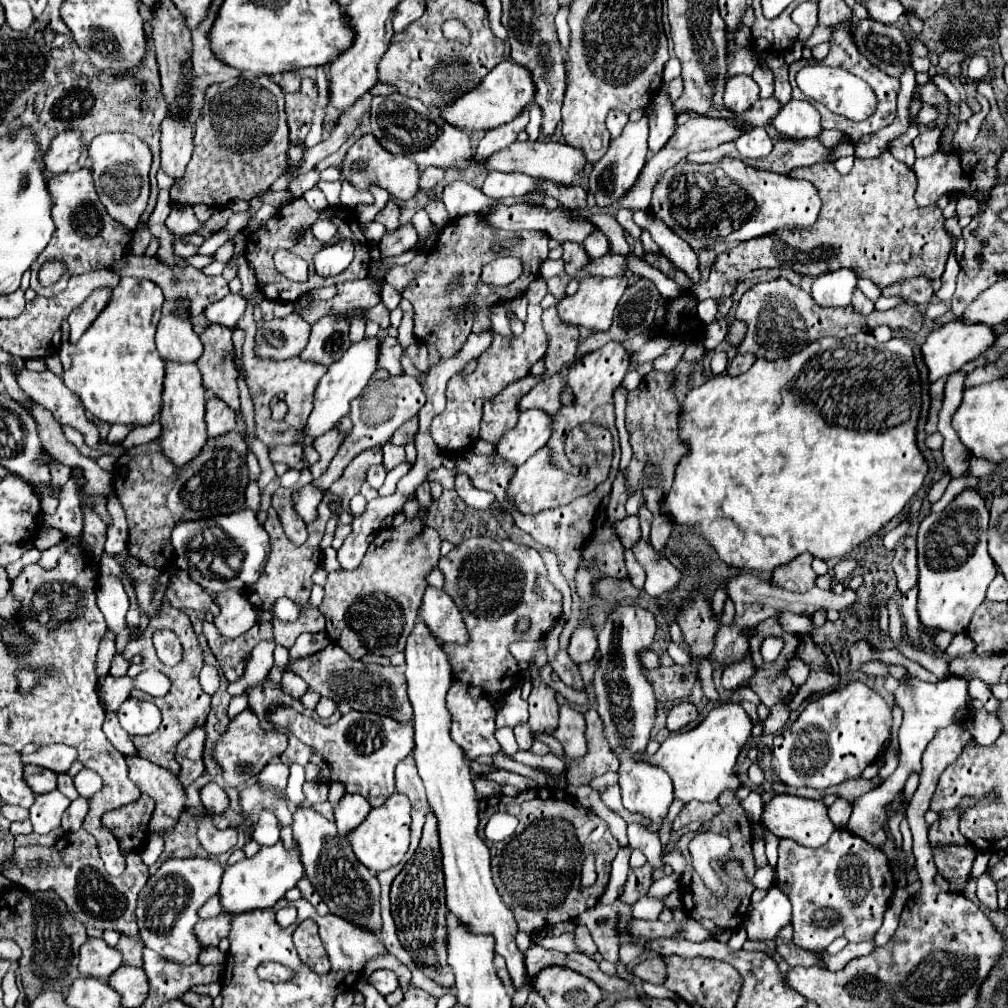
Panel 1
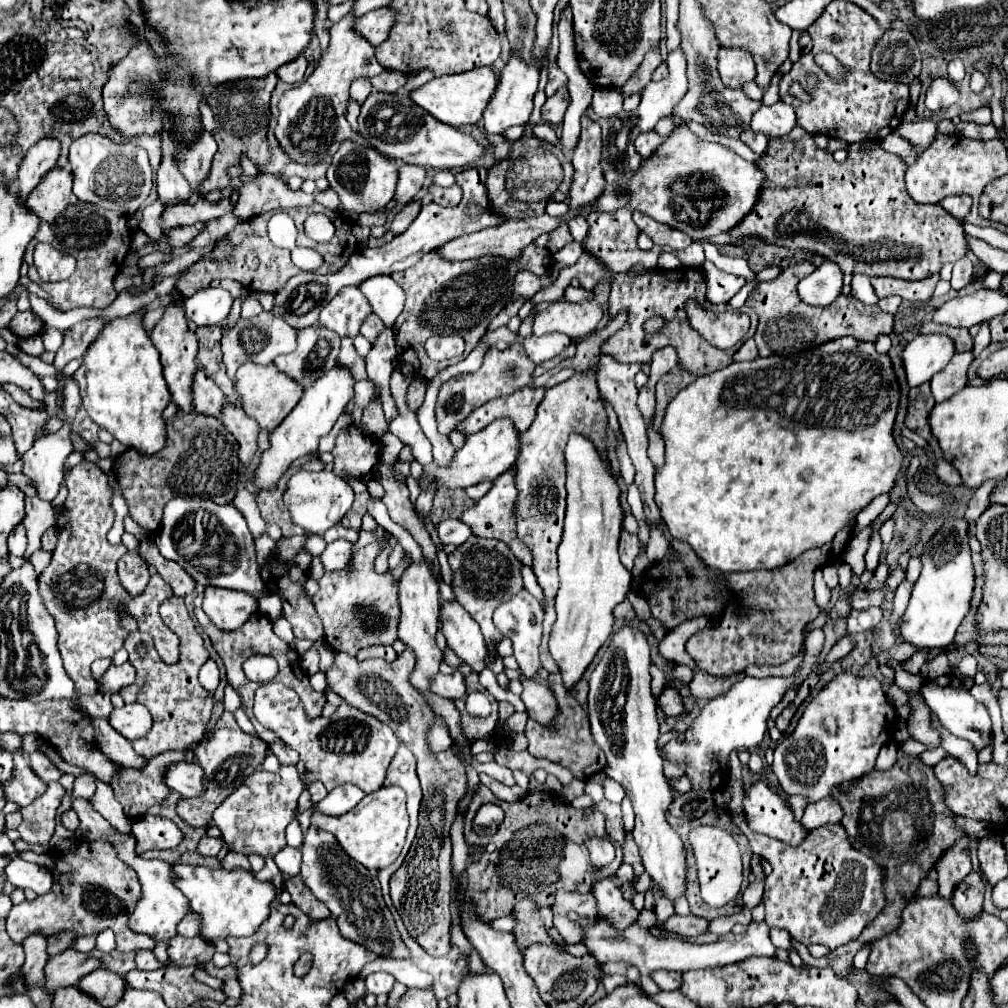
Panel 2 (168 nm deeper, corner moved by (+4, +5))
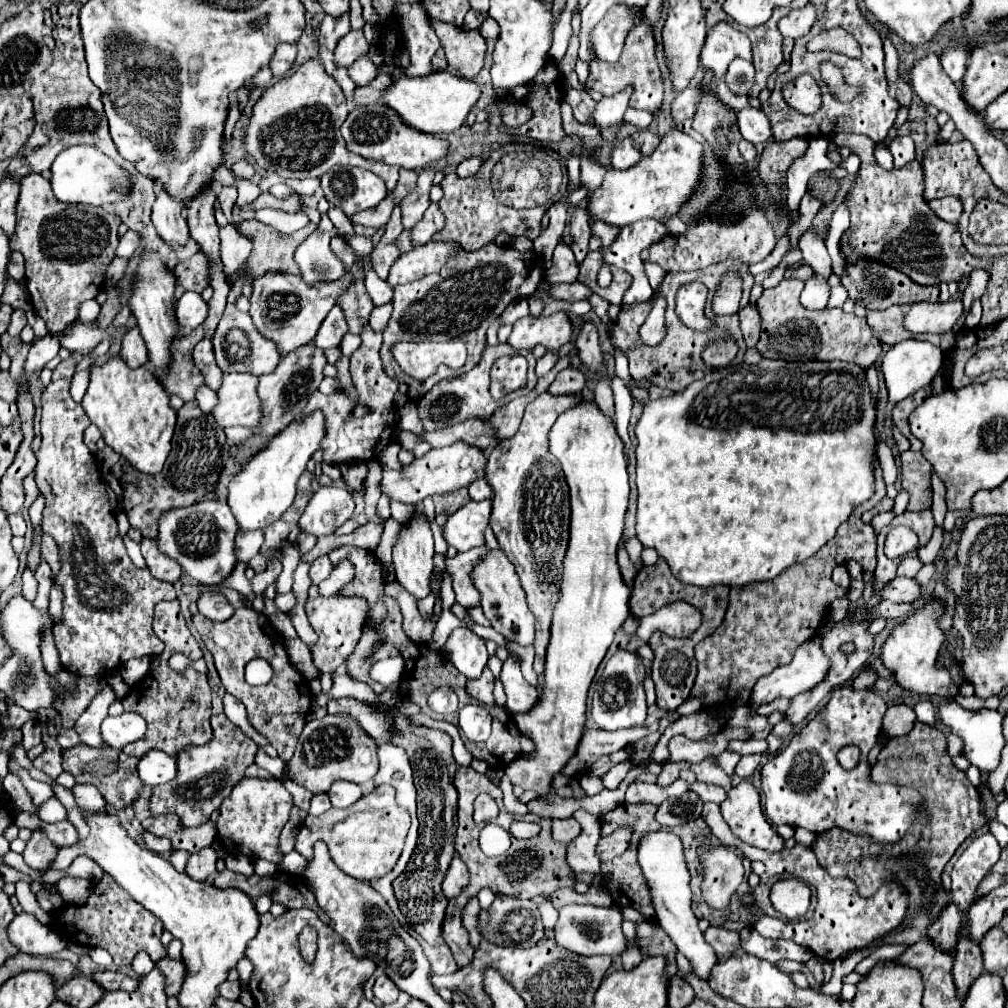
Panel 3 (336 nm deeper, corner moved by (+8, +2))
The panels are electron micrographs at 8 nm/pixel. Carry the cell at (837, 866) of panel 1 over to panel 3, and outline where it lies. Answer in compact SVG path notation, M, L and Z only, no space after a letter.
M705 803L703 805L703 819L705 823L711 827L713 835L719 837L721 843L725 845L735 845L741 847L741 851L745 853L745 857L749 859L757 859L765 863L765 873L761 875L761 883L767 883L771 877L777 877L781 873L791 873L795 877L803 877L803 881L807 881L809 885L813 885L817 889L817 909L813 913L813 917L809 921L793 921L793 923L785 923L781 919L775 917L763 917L759 919L759 923L753 925L753 929L757 929L763 937L771 937L771 939L791 939L803 947L807 947L809 951L813 951L817 957L821 957L823 961L835 961L839 957L843 957L845 953L853 953L865 945L869 945L875 937L883 937L889 931L897 929L903 921L905 921L905 909L907 909L907 891L897 883L885 883L873 897L861 897L855 883L851 883L847 877L839 877L833 879L817 861L815 853L811 847L805 847L801 843L797 843L791 849L783 849L779 853L767 853L763 849L755 849L749 847L747 843L743 843L741 839L735 839L731 827L727 827L719 805L715 803Z

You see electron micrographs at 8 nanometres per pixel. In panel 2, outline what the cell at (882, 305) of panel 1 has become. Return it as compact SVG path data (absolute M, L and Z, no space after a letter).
M853 276L853 282L851 282L851 294L857 298L857 300L861 300L863 304L877 304L877 296L875 296L875 292L873 292L873 286L871 286L871 282L869 282L869 278L867 276Z

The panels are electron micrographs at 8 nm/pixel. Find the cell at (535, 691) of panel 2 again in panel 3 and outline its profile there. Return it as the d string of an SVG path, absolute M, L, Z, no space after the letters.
M511 657L503 663L503 671L501 671L499 679L501 679L505 693L507 693L509 711L527 713L539 701L539 691L523 679L519 663L515 663Z

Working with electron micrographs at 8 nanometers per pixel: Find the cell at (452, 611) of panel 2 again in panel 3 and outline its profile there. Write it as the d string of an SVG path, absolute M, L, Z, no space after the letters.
M465 627L451 631L447 643L443 645L443 653L467 679L477 679L489 659L485 641Z

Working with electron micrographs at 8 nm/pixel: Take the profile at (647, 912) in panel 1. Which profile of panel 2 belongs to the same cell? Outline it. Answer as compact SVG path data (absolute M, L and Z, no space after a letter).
M643 909L643 912L639 913L639 918L629 928L623 928L623 930L613 928L613 924L601 916L589 918L589 916L571 914L569 918L581 926L581 930L583 930L581 944L585 944L589 954L593 958L597 958L601 964L605 964L609 960L623 960L627 964L637 966L641 972L641 988L649 996L661 991L651 979L651 974L655 970L665 969L683 973L701 968L727 966L727 964L735 964L735 962L751 958L751 956L769 956L769 958L775 956L777 958L777 948L769 940L769 928L765 922L761 922L761 924L751 922L747 934L743 934L743 936L723 934L713 944L683 944L681 940L657 940L651 934L651 928L656 922L656 914L653 910Z

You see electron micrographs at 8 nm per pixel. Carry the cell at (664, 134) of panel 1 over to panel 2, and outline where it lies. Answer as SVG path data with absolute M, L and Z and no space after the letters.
M645 132L645 134L639 134L637 138L635 138L635 142L633 142L633 146L635 146L635 150L637 150L637 154L641 156L641 158L649 158L651 156L651 152L655 152L655 148L657 148L657 144L659 144L659 134L657 132Z

